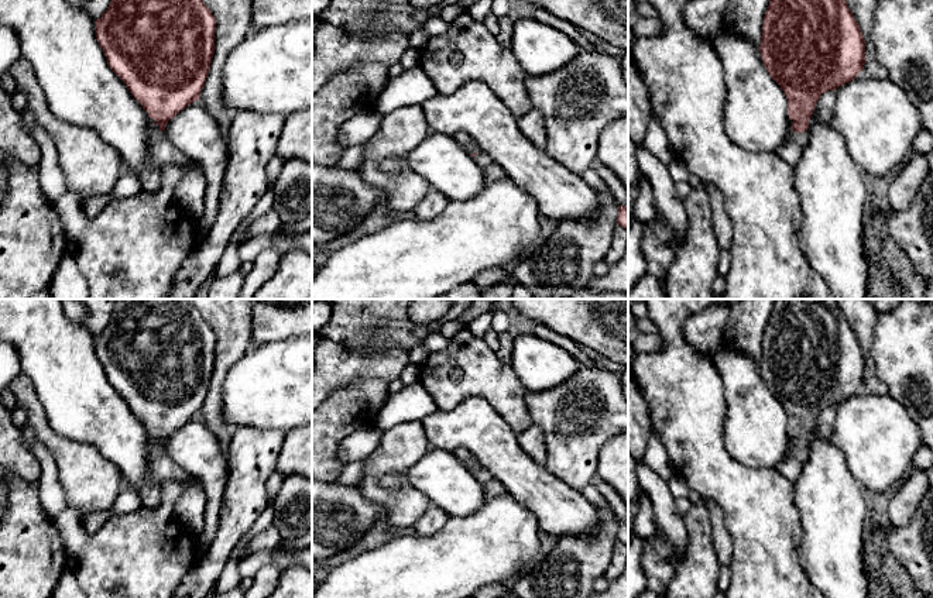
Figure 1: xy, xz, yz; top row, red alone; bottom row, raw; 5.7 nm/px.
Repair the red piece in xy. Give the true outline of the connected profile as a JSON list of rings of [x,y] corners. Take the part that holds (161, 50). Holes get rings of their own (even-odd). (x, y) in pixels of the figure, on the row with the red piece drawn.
[[[112,0],[107,10],[102,14],[100,18],[95,21],[96,24],[96,39],[103,49],[103,54],[107,59],[107,65],[110,69],[124,82],[127,89],[131,92],[134,99],[143,106],[143,109],[148,113],[150,118],[155,121],[147,128],[147,150],[148,158],[152,166],[162,166],[165,164],[172,164],[178,166],[186,166],[191,162],[191,158],[186,157],[182,151],[174,147],[165,131],[165,126],[169,120],[172,120],[181,110],[183,110],[191,103],[199,100],[200,92],[205,86],[212,58],[215,54],[215,30],[216,30],[216,18],[212,11],[206,7],[202,0]]]

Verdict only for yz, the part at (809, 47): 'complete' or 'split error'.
split error

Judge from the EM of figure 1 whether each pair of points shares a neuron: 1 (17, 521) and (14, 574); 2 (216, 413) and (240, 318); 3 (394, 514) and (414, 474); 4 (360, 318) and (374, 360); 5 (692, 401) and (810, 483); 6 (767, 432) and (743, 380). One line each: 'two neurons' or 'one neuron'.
1: one neuron
2: one neuron
3: two neurons
4: two neurons
5: two neurons
6: one neuron

